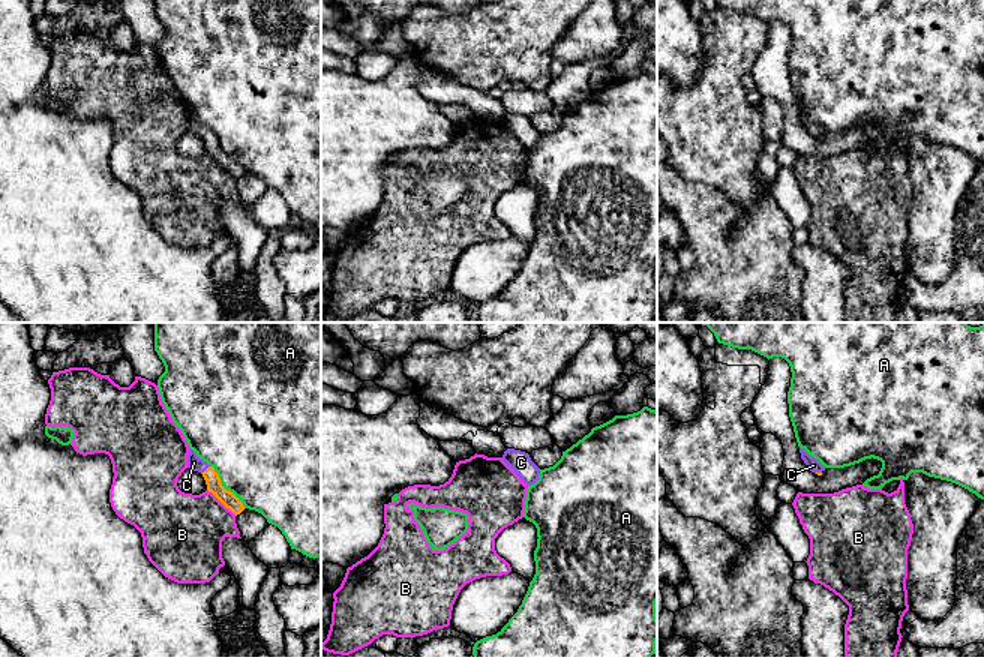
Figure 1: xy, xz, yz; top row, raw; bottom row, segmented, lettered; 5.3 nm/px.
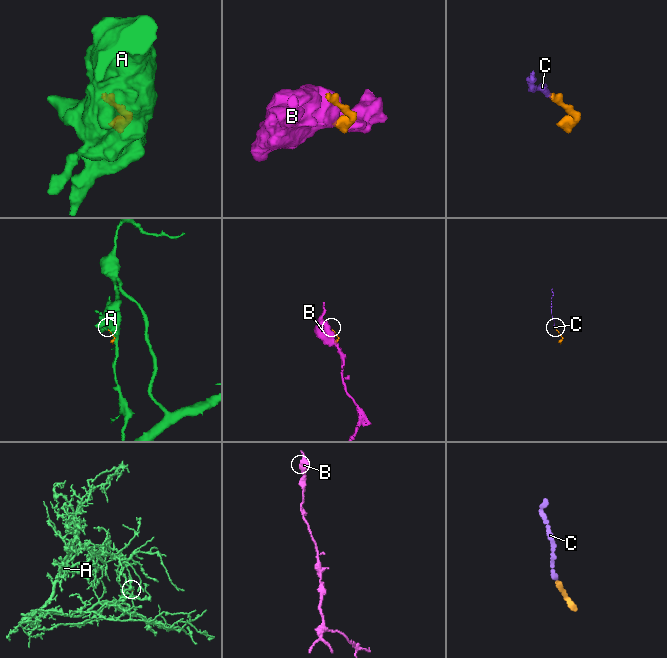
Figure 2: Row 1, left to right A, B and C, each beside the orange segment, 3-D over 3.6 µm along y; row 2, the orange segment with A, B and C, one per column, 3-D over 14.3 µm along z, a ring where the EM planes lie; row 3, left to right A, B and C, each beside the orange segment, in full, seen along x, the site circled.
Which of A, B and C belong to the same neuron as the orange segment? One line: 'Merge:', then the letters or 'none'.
Merge: C

